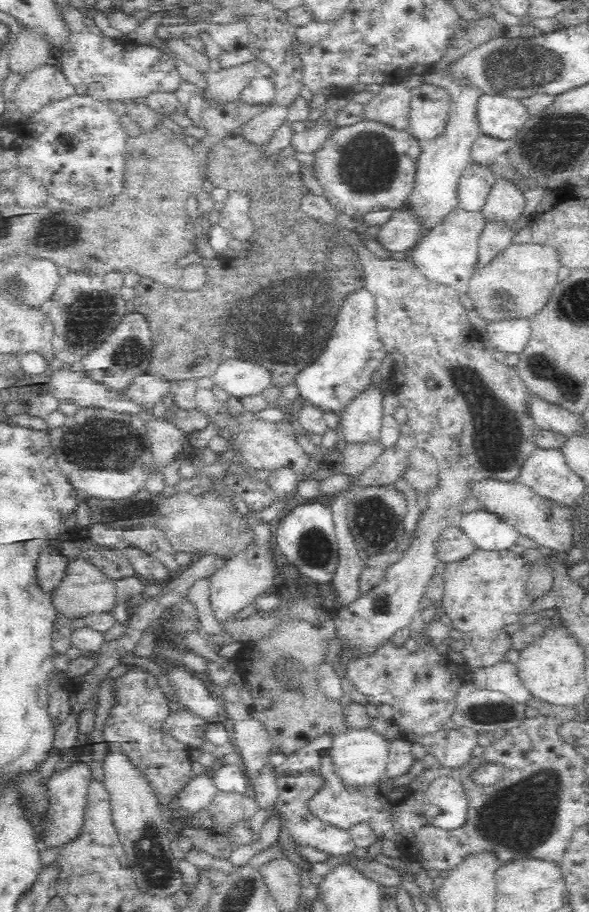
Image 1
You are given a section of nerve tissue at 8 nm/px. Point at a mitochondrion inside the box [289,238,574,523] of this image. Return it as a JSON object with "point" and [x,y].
{"point":[496,436]}

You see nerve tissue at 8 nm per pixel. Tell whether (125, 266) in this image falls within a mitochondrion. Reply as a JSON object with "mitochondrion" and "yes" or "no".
{"mitochondrion":"no"}

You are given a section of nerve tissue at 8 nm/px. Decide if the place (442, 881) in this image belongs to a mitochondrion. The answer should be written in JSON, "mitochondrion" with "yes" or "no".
{"mitochondrion":"no"}

